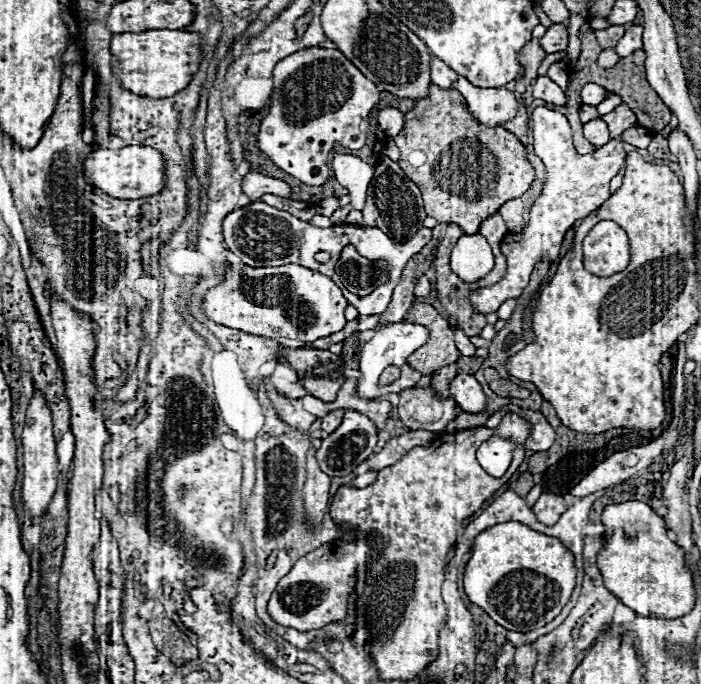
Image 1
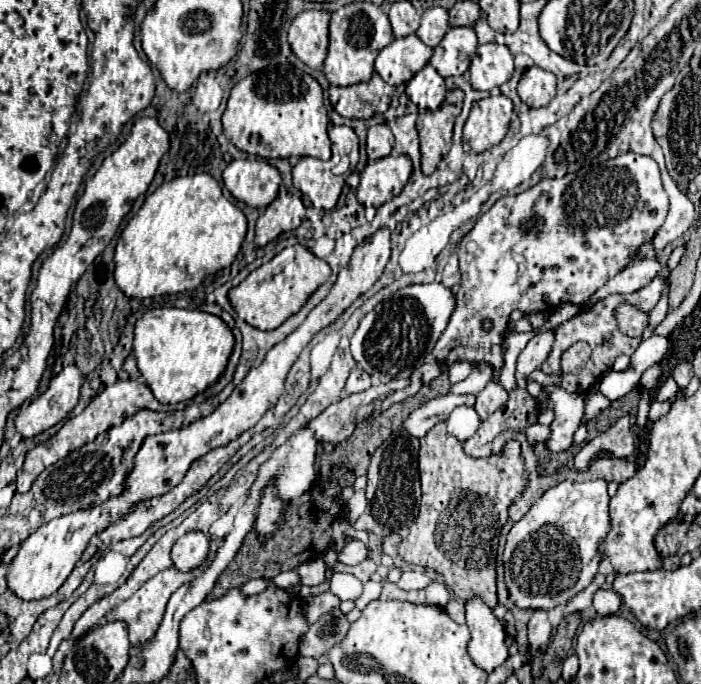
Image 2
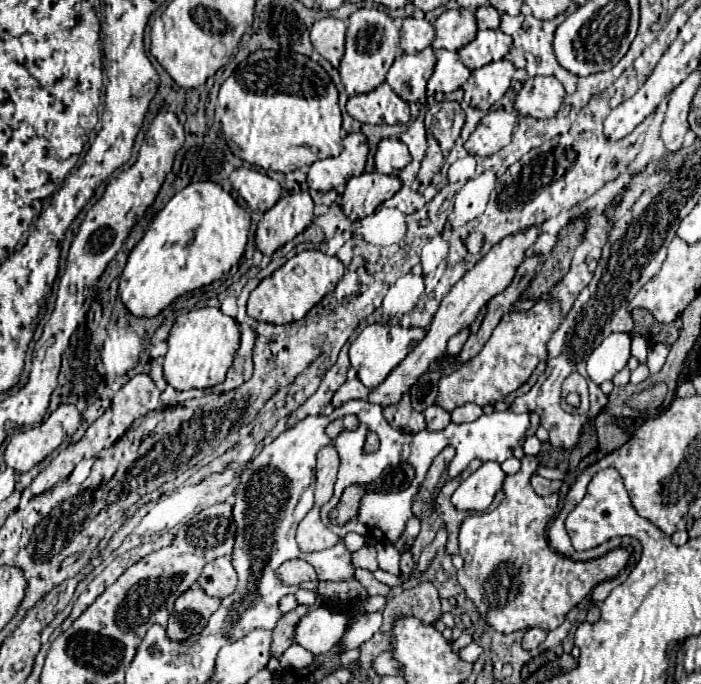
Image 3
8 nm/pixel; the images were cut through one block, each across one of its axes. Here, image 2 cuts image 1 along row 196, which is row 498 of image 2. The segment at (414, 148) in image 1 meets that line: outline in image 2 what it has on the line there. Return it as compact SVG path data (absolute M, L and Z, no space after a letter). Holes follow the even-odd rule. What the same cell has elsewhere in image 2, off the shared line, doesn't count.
M446 422L436 424L420 439L420 480L422 480L422 506L418 520L410 534L400 544L400 556L410 564L434 568L462 600L482 598L490 608L496 606L496 548L500 528L508 520L508 506L516 502L526 486L526 470L520 460L520 446L516 440L506 444L506 450L488 458L468 458L462 444L448 434Z

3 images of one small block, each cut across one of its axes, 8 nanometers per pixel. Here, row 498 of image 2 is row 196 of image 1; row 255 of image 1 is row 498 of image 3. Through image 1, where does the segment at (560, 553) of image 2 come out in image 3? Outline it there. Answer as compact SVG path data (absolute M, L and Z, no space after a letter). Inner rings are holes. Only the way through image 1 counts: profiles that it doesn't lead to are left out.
M525 455L521 459L520 470L514 475L506 476L506 480L504 480L502 486L504 500L500 502L500 506L492 512L472 514L460 526L458 540L460 540L460 556L464 558L464 566L458 570L458 582L464 588L466 596L476 604L480 616L496 632L502 632L502 634L510 634L516 630L528 630L534 626L538 626L546 632L558 628L564 622L570 608L574 608L578 602L582 602L584 596L590 594L590 590L596 584L618 576L618 572L628 562L628 552L624 548L616 548L600 558L585 562L570 560L550 548L546 528L556 518L558 496L542 498L532 490L530 476L538 467L537 456Z

